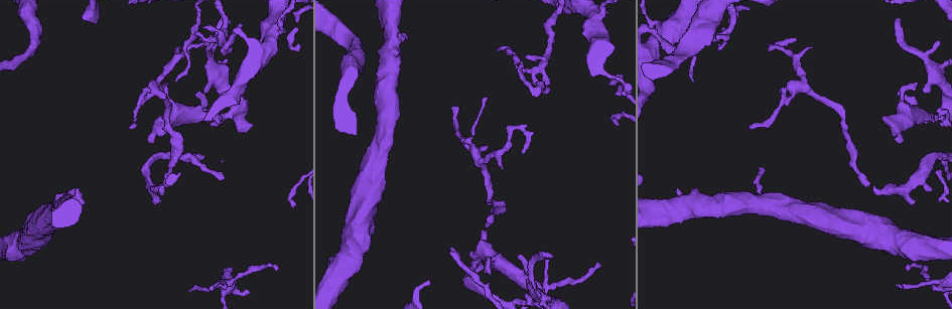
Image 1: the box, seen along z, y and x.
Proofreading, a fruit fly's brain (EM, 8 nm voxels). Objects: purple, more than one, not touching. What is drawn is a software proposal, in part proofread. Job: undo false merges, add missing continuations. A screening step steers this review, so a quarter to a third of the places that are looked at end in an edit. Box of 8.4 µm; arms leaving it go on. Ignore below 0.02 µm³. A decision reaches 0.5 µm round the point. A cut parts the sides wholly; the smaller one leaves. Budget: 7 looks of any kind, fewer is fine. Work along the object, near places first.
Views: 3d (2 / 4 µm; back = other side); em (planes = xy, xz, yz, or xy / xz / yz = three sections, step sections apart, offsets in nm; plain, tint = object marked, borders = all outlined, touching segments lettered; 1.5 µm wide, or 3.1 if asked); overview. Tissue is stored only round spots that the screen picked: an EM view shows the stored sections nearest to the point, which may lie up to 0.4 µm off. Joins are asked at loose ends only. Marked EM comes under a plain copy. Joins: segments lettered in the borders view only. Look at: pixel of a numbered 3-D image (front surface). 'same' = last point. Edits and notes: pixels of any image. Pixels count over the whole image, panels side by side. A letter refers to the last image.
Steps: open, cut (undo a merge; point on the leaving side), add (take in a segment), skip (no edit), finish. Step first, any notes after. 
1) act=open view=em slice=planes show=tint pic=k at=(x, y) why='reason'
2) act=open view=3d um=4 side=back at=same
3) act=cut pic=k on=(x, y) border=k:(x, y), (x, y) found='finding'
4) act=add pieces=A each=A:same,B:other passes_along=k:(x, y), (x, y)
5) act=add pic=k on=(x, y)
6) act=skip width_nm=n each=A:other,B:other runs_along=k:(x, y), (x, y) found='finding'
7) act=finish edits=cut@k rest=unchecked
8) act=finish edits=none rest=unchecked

act=open view=em um=3.1 slice=planes show=borders pic=1 at=(900, 20) why='branch stops here'

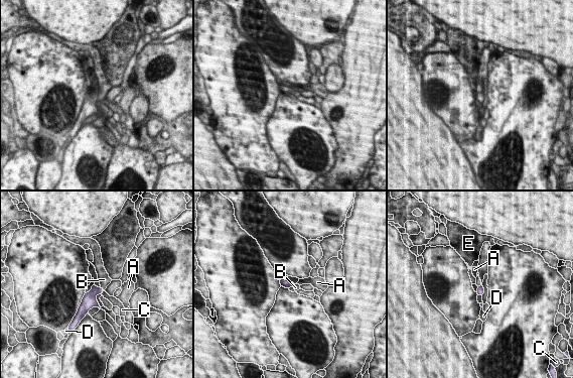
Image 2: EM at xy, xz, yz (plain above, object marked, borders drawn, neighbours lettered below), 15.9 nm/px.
act=add pieces=B longest_contact=E:200nm each=A:other,B:same,C:other,D:other,E:other passes_along=2:(90, 298), (101, 287), (104, 279) found='the neuron continues'

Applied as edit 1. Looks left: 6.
act=open view=overview

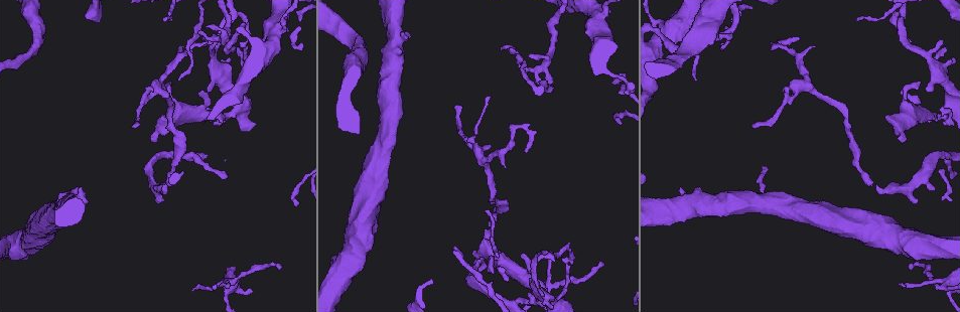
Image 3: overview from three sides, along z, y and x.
act=open view=3d um=4 pic=3 at=(457, 104) why='an open end'

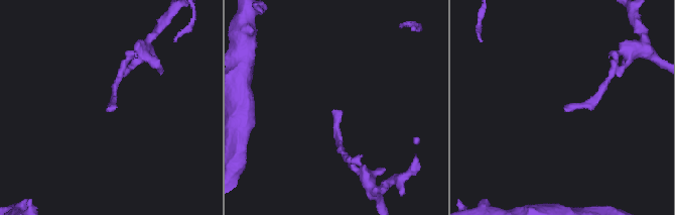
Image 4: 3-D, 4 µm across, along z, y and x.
act=open view=em slice=planes show=borders pic=4 at=(565, 110) why='now the EM'

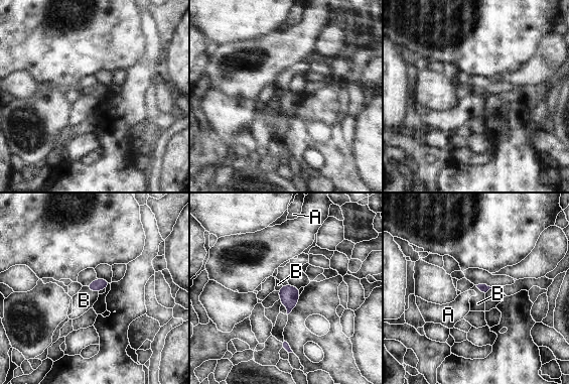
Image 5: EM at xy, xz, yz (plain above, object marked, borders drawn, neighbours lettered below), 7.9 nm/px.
act=skip width_nm=70 each=A:other,B:other border=5:(85, 286), (98, 292) found='none of them fits'

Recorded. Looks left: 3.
act=open view=3d um=2 pic=3 at=(478, 269) why='free end'

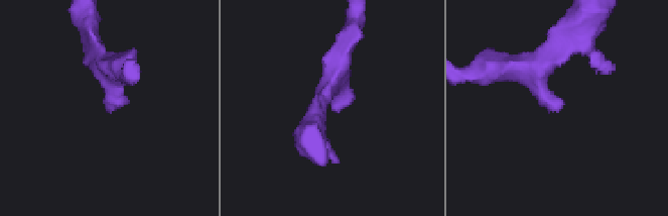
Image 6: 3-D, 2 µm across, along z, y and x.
act=open view=em slice=planes show=borders pic=6 at=(108, 105)

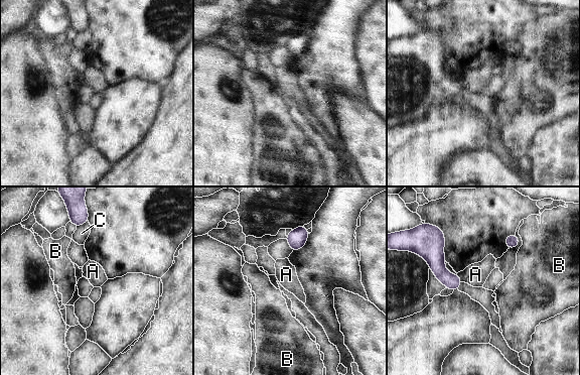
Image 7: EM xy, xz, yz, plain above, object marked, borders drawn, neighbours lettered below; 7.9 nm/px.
act=skip each=A:other,B:other,C:other found='none of them fits'

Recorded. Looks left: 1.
act=finish edits=add@2 rest=unchecked

